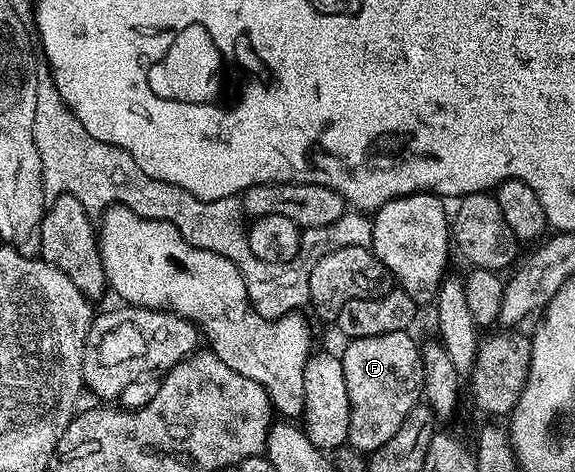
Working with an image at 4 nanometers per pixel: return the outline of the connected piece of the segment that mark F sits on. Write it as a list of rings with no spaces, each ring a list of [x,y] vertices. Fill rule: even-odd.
[[[400,330],[383,336],[367,336],[355,338],[348,343],[345,354],[340,355],[343,372],[347,376],[349,392],[349,441],[348,445],[366,452],[383,448],[399,428],[403,428],[403,420],[407,420],[407,412],[415,408],[423,398],[425,377],[423,376],[423,360],[421,346],[412,338],[412,333]]]

